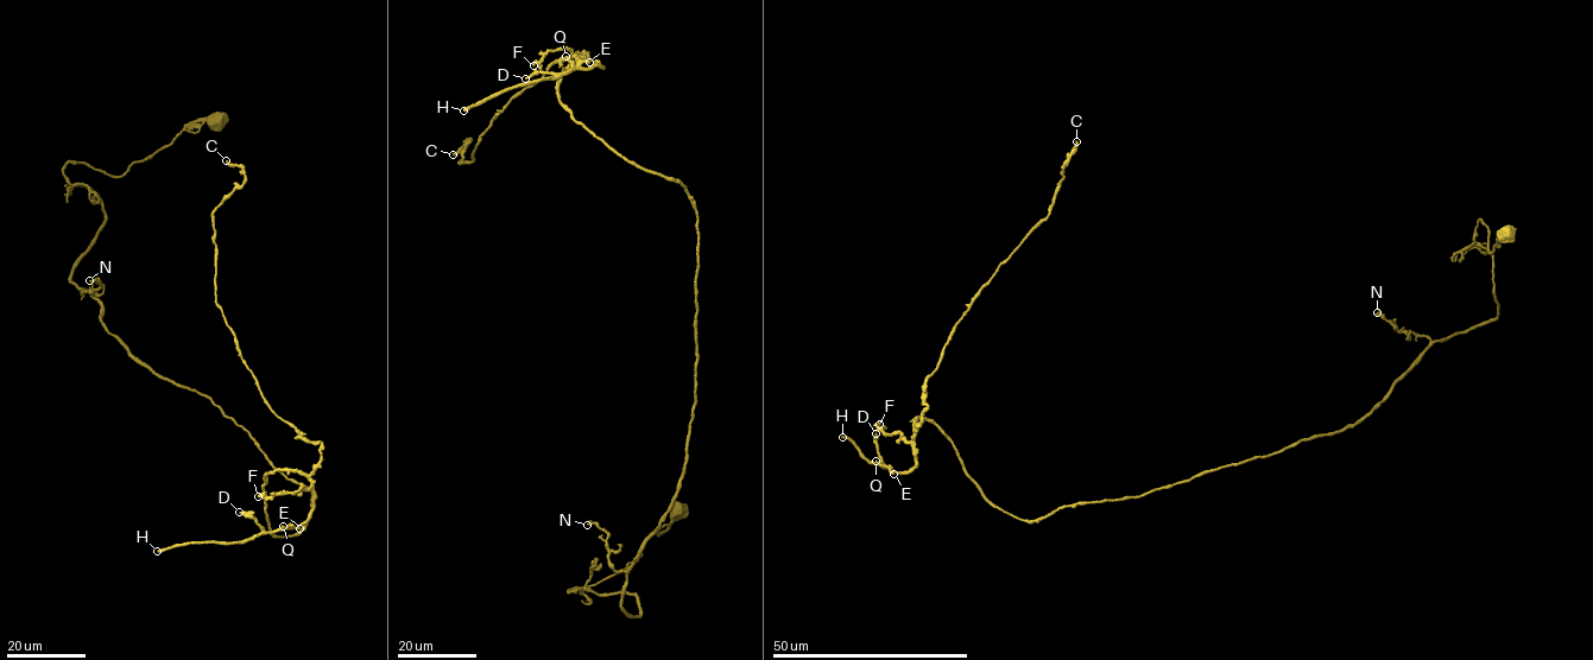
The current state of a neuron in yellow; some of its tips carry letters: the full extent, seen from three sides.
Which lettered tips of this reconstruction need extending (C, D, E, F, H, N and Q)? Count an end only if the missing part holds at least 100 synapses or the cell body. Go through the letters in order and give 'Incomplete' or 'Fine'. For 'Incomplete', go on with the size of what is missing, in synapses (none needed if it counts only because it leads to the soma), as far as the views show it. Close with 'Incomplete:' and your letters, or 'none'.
C: Fine
D: Fine
E: Fine
F: Fine
H: Incomplete. Roughly 300 synapses
N: Fine
Q: Fine
Incomplete: H

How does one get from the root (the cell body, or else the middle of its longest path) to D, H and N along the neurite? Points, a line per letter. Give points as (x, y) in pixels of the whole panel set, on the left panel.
D: (217, 121), (63, 173), (107, 331), (315, 494), (290, 537), (263, 487), (299, 471), (305, 521), (239, 512)
H: (217, 121), (68, 162), (105, 217), (70, 280), (311, 490), (273, 535), (266, 474), (313, 508), (157, 551)
N: (217, 121), (121, 176), (68, 162), (65, 179), (105, 217), (70, 280), (89, 293), (89, 280)

